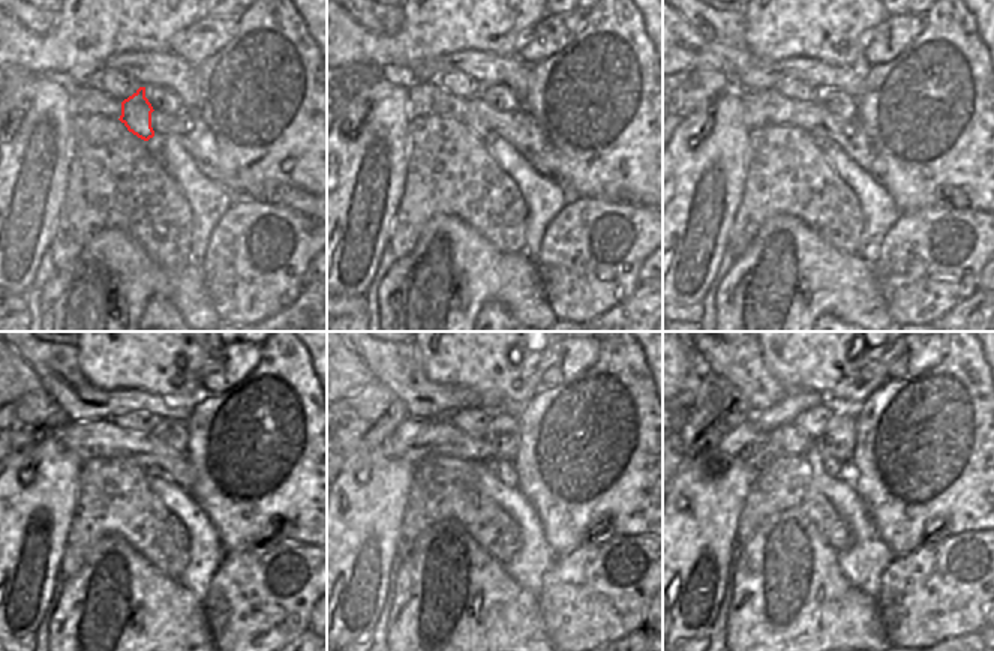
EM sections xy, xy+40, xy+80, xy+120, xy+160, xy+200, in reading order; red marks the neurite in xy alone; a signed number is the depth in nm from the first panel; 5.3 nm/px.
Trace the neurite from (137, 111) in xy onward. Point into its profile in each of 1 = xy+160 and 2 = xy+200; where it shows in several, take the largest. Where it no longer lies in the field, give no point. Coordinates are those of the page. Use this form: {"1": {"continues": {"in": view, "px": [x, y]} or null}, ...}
{"1": {"continues": {"in": "xy+160", "px": [499, 468]}}, "2": {"continues": {"in": "xy+200", "px": [835, 468]}}}

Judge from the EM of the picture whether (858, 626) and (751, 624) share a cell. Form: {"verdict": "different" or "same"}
{"verdict": "same"}

